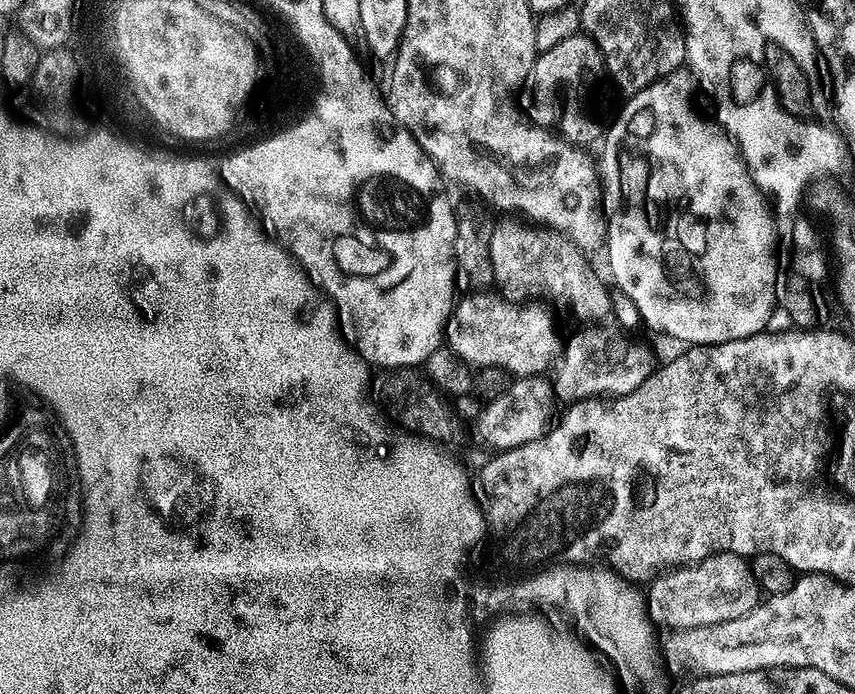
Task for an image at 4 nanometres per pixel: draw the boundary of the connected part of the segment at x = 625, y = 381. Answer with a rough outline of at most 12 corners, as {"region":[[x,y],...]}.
{"region":[[604,328],[576,332],[554,365],[564,402],[625,396],[658,359]]}

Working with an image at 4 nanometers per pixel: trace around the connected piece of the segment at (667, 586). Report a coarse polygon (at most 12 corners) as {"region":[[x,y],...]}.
{"region":[[719,552],[647,585],[648,616],[687,630],[750,614],[745,557]]}

